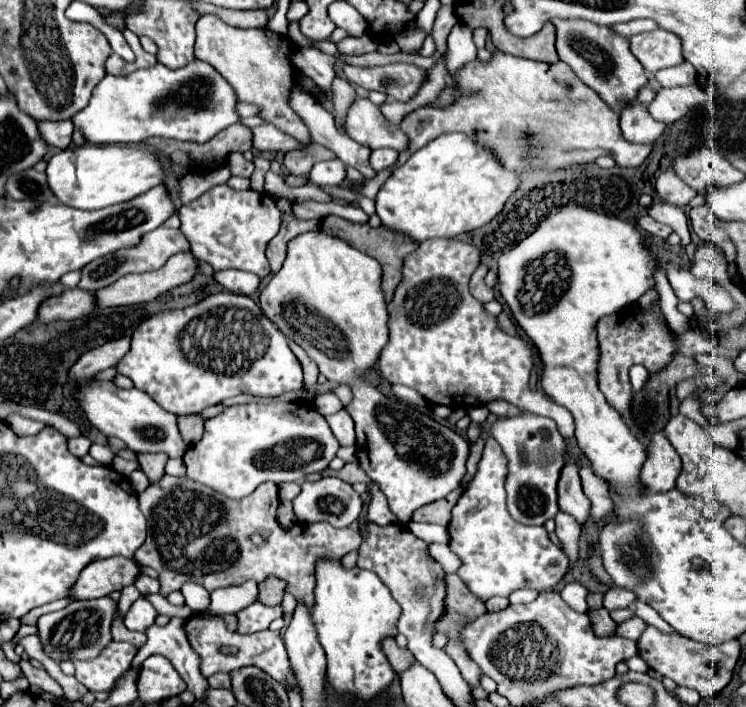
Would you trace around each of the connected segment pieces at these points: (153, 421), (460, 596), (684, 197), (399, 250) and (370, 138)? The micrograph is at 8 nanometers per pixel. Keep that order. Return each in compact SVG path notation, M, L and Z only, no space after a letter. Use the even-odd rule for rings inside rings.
M79 381L77 399L87 413L89 421L103 431L107 437L119 437L127 443L127 447L135 453L165 453L169 457L183 457L187 451L187 443L183 441L179 427L177 427L177 415L167 413L161 409L147 393L139 389L121 391L111 381L107 383L95 383L83 387L83 381Z
M445 575L445 583L447 583L447 597L445 597L445 611L439 617L439 621L435 623L435 633L445 633L447 635L447 645L445 651L447 655L455 661L455 665L459 667L463 679L469 683L471 689L475 689L479 685L479 679L483 675L483 671L479 671L479 665L475 665L475 661L471 661L471 657L467 655L467 649L463 647L461 641L461 631L473 623L477 617L481 617L485 613L485 603L479 601L477 597L471 597L471 593L467 593L467 587L463 585L463 581L459 581L457 575Z
M669 169L667 173L661 173L661 177L657 179L657 193L663 201L671 203L671 205L677 205L677 207L685 207L697 193L685 185L673 169Z
M325 217L321 221L321 229L329 235L335 235L343 241L347 241L351 247L375 257L379 261L379 265L383 267L383 291L385 291L385 301L389 303L391 297L393 297L393 291L395 287L399 285L401 281L401 267L403 267L403 261L405 257L417 249L417 243L415 241L403 241L403 237L395 237L395 233L387 233L387 231L375 231L371 233L371 227L367 223L351 223L347 219L341 219L341 217Z
M357 97L351 105L345 119L345 129L353 141L369 149L391 147L397 153L409 149L407 135L397 125L387 123L379 107L363 97Z

